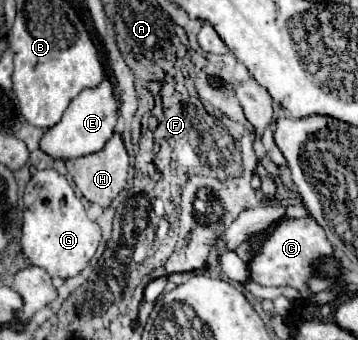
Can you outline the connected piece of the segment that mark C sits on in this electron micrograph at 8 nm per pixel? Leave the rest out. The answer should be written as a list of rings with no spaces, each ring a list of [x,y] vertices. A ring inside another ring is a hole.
[[[312,218],[282,220],[250,260],[250,278],[262,286],[292,286],[302,296],[310,296],[306,282],[316,274],[316,264],[326,256],[332,256],[332,246]]]

